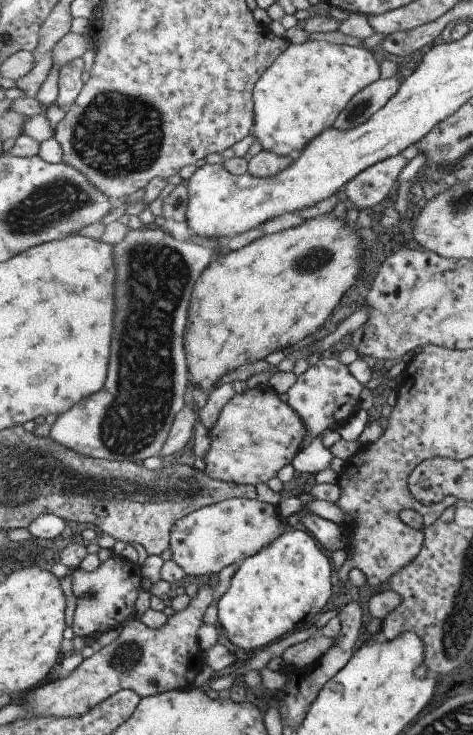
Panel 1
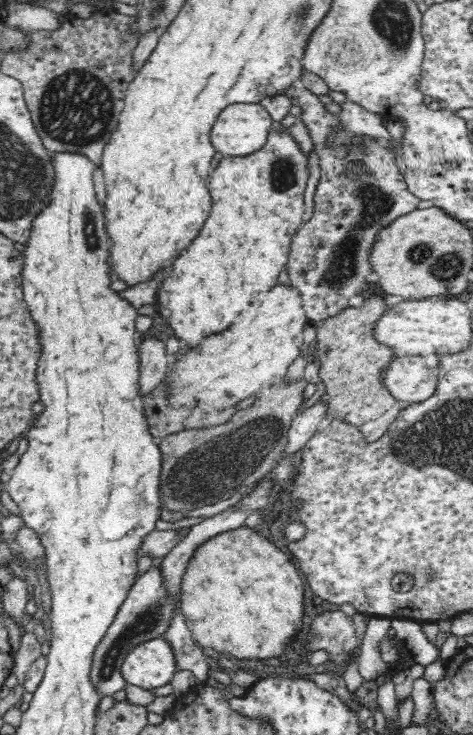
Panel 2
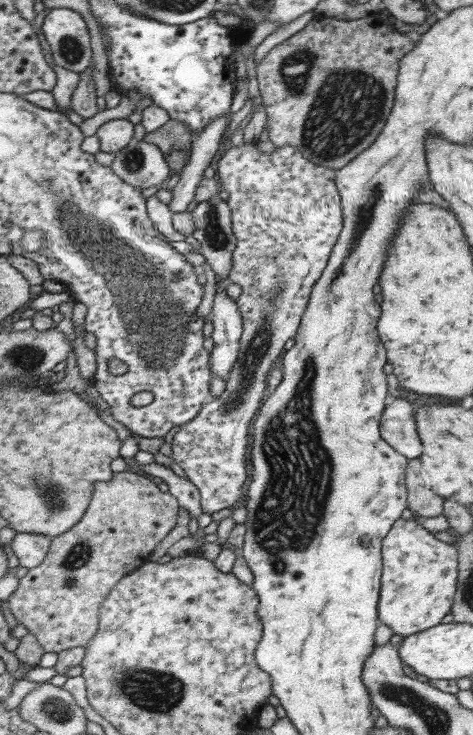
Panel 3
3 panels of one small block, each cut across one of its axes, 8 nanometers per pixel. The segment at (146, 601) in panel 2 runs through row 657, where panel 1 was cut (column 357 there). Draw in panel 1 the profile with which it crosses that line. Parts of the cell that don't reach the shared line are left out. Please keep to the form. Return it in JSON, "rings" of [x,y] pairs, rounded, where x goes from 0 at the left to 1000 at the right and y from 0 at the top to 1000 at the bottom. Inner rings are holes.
{"rings":[[[835,106],[801,109],[789,117],[776,117],[776,122],[751,128],[751,139],[742,139],[742,144],[734,144],[734,150],[712,161],[708,177],[734,180],[780,166],[789,155],[801,155],[801,150],[810,150],[810,144],[818,144],[818,139],[835,133],[844,117],[848,114],[839,114]]]}

